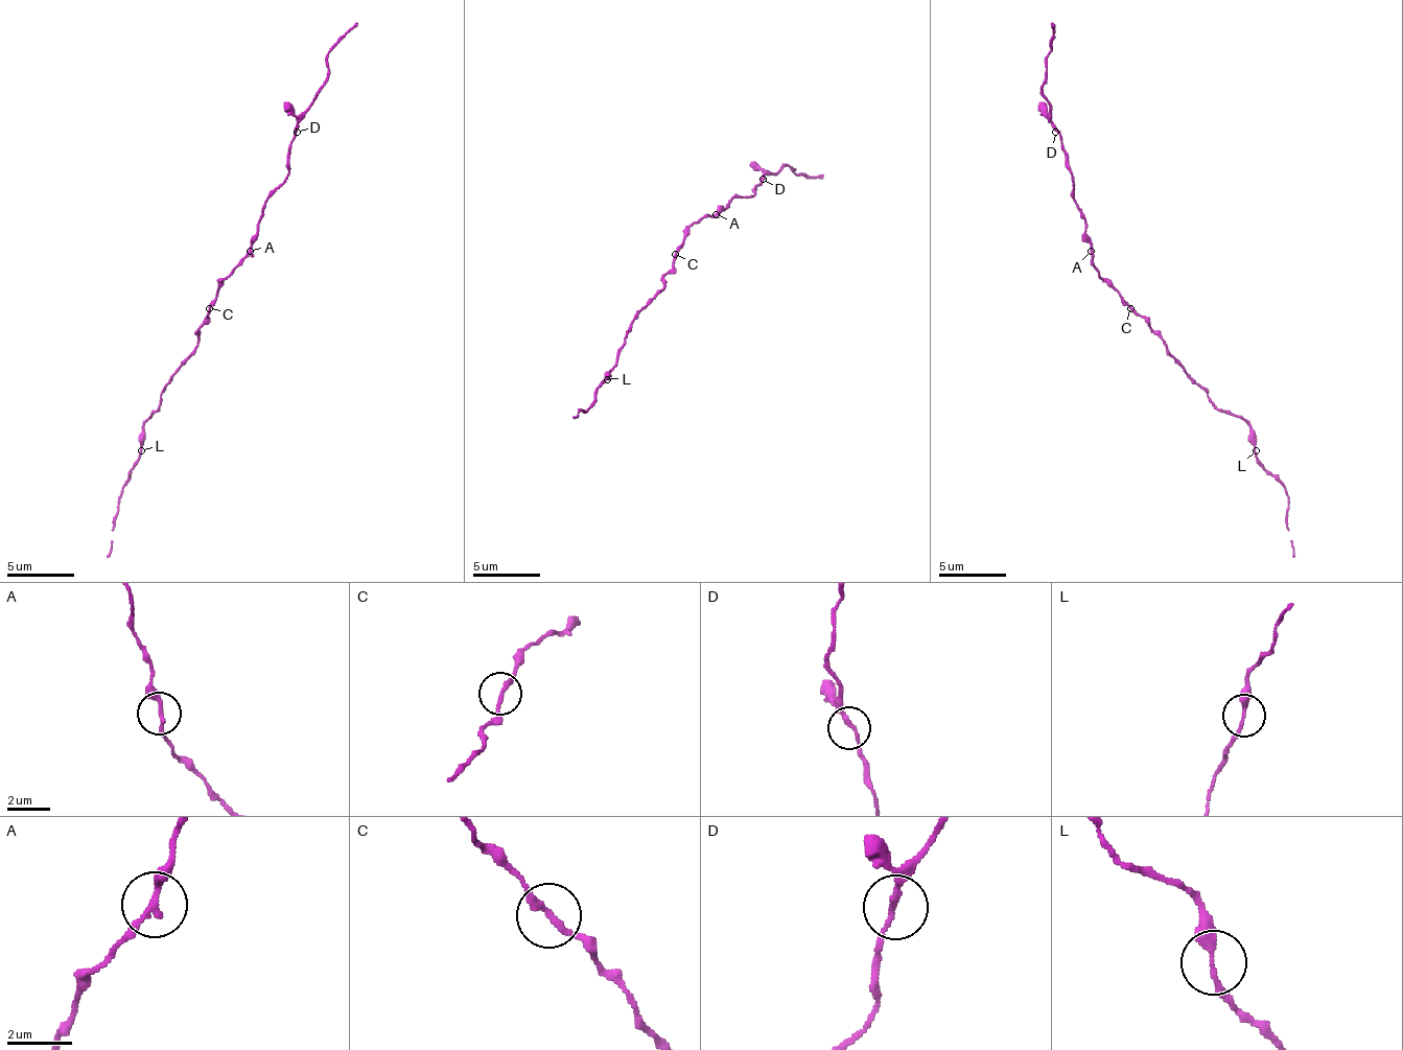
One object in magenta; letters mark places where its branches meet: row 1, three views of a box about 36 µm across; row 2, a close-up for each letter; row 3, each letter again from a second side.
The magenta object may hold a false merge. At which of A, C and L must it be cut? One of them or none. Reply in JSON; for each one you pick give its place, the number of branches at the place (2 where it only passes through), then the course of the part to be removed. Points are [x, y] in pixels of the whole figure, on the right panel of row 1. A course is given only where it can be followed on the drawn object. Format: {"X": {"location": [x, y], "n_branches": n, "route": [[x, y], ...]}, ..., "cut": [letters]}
{"cut": []}

